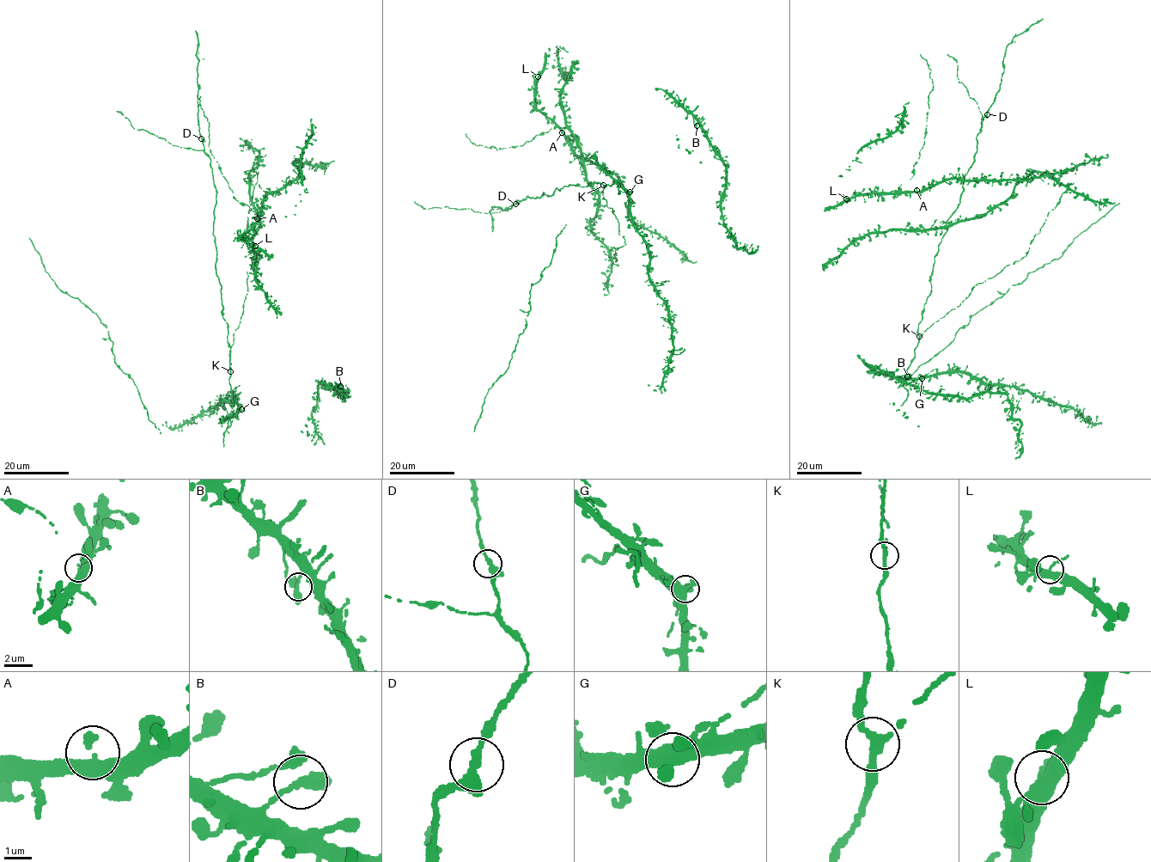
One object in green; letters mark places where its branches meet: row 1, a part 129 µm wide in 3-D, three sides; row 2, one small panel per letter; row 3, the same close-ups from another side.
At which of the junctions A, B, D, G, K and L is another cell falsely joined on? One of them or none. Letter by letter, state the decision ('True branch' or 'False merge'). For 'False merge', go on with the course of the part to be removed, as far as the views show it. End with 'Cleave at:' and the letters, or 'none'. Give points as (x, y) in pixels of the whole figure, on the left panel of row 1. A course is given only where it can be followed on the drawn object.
A: True branch
B: True branch
D: True branch
G: True branch
K: True branch
L: True branch
Cleave at: none

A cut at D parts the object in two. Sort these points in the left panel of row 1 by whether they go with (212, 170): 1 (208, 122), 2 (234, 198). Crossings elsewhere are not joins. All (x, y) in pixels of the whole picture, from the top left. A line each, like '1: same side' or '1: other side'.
1: other side
2: other side

